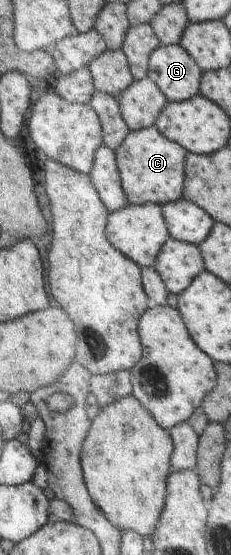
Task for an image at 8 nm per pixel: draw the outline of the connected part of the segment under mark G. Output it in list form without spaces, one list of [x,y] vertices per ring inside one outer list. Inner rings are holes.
[[[176,44],[162,45],[153,53],[149,76],[165,91],[170,102],[185,102],[202,93],[204,73],[198,60],[182,44]]]

